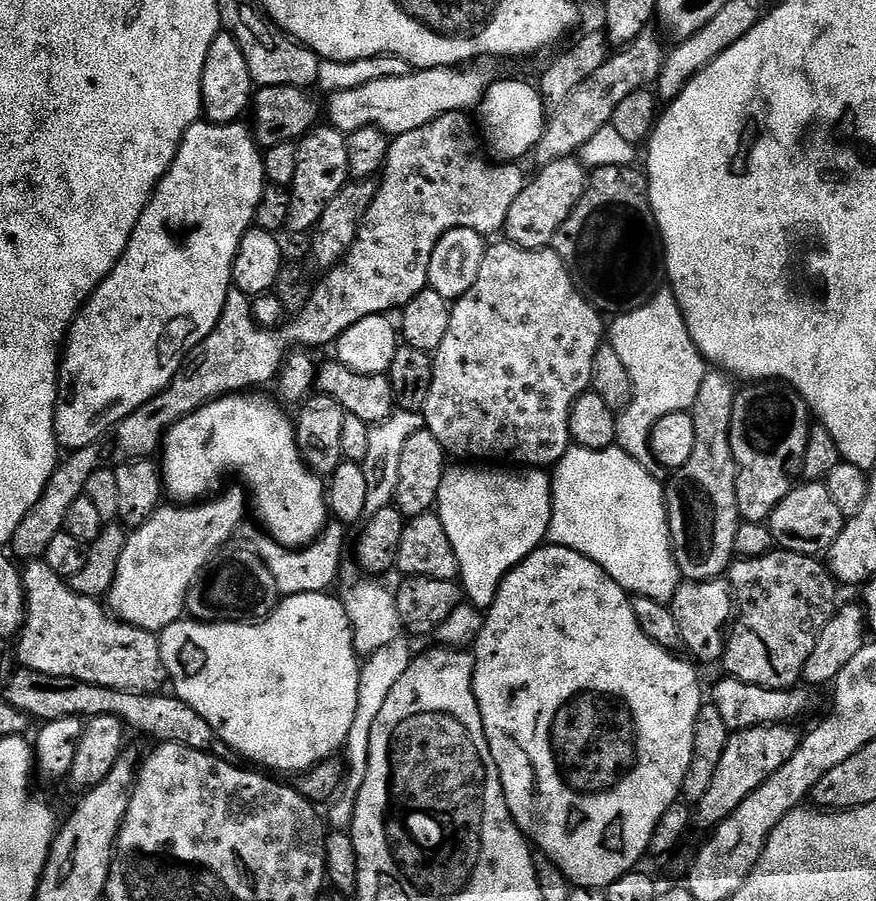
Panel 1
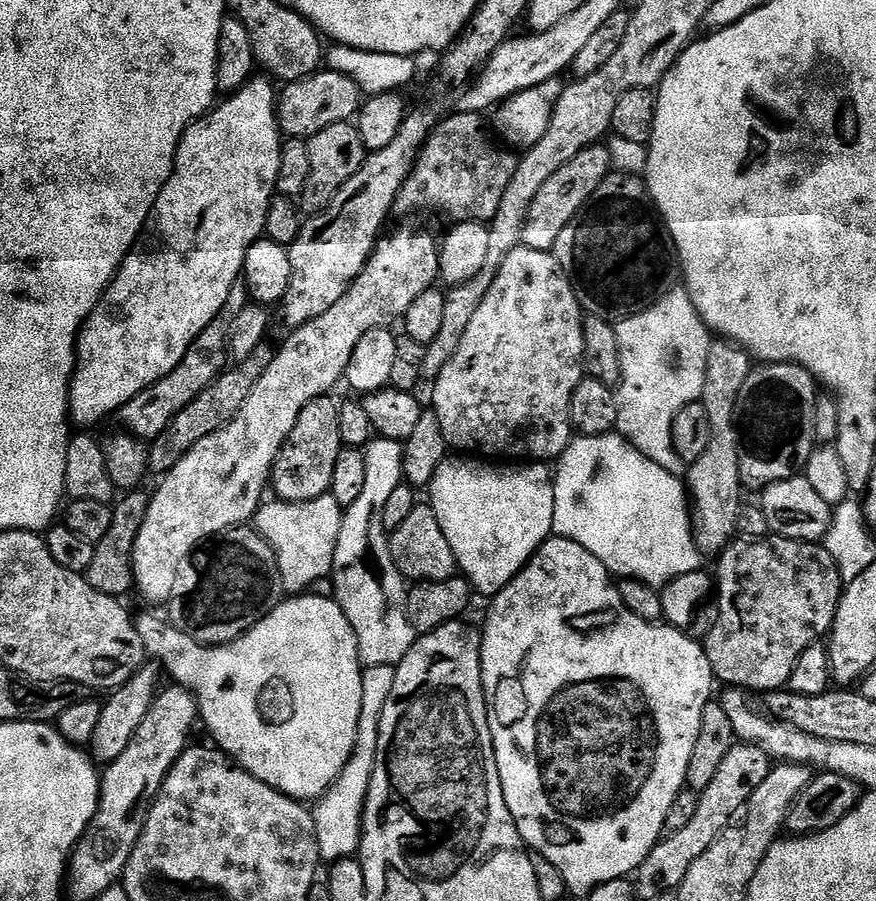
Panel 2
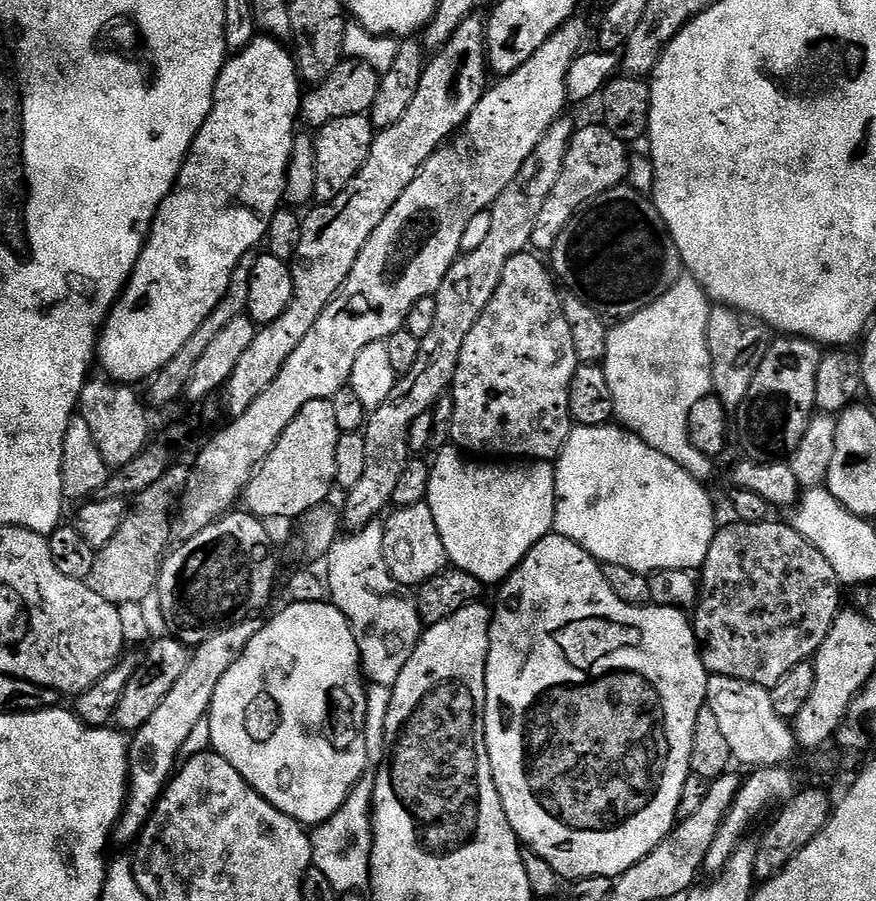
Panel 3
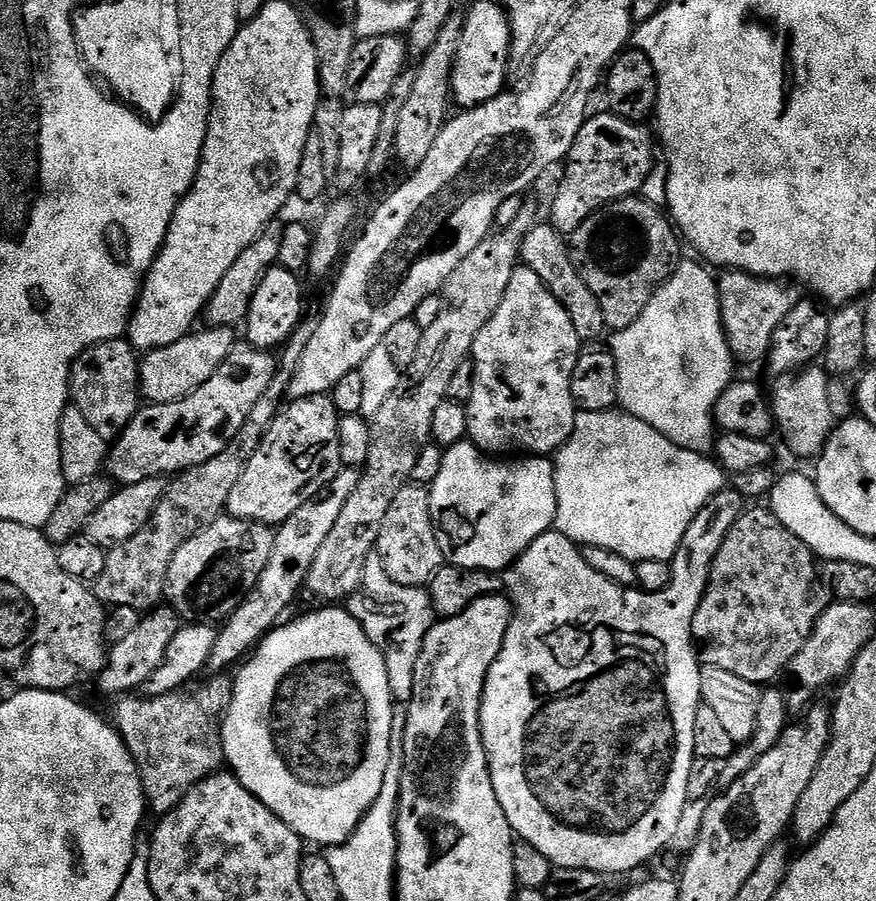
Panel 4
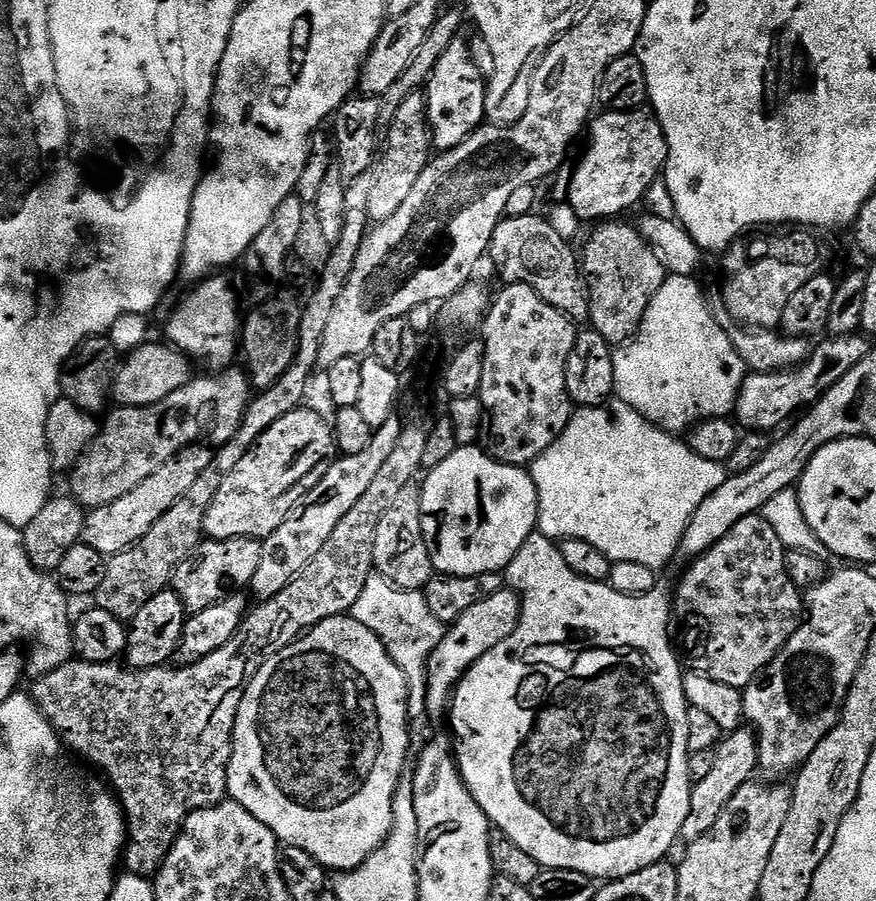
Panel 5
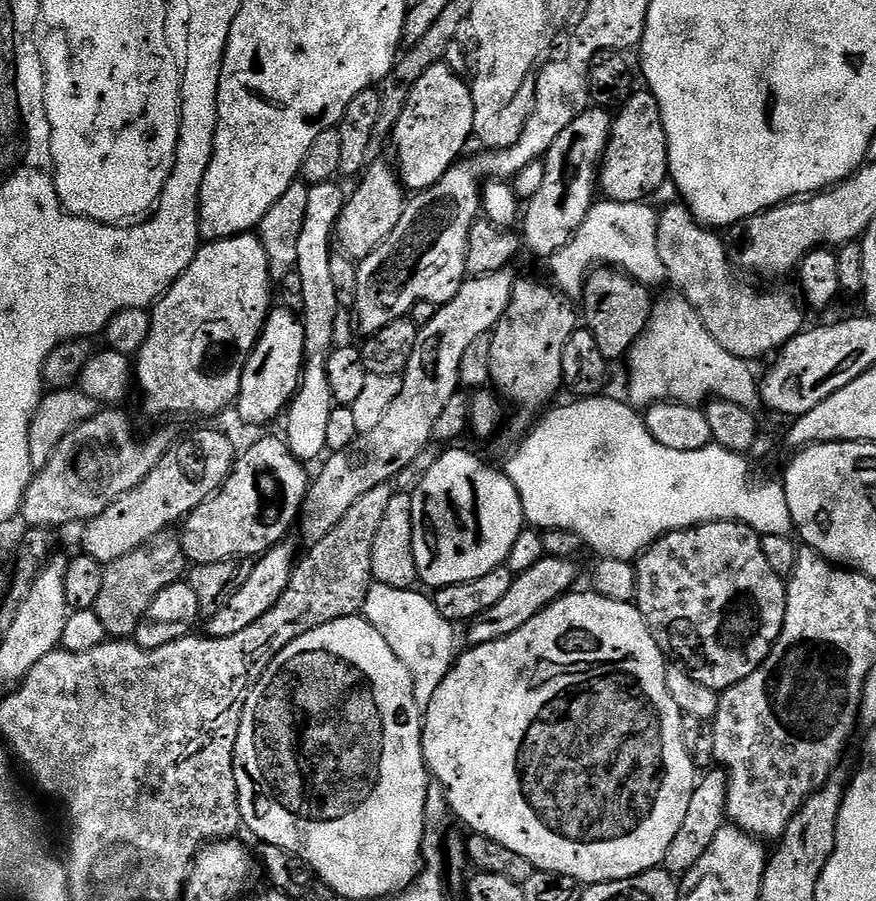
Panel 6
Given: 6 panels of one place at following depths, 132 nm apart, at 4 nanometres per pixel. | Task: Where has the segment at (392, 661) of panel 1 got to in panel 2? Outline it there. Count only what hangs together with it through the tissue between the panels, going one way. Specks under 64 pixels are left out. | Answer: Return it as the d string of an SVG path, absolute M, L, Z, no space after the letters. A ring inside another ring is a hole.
M390 665L374 666L363 669L362 678L362 714L358 718L356 745L338 778L328 791L315 801L312 808L314 830L318 834L318 850L321 861L335 862L355 857L360 850L360 833L364 831L364 803L370 790L374 774L374 762L378 750L378 726L386 698L394 690L396 669Z

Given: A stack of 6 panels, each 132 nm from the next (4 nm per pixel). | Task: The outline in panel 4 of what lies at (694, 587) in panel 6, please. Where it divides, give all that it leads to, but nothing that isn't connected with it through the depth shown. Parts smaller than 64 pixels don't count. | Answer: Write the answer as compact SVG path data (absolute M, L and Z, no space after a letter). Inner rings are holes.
M756 508L745 511L734 522L722 550L712 563L706 590L699 597L692 633L698 645L699 659L709 668L730 670L746 682L768 686L779 672L806 646L818 618L830 603L830 592L817 576L818 560L810 548L779 523L775 511Z

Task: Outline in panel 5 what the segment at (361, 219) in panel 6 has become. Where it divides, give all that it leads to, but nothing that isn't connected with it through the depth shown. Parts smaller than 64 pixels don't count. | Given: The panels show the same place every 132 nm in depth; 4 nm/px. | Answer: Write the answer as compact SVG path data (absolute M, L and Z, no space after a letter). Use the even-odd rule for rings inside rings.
M412 90L407 95L408 97L396 108L396 121L392 125L391 123L387 125L386 143L374 168L376 181L372 184L373 225L381 224L383 220L402 210L402 202L410 198L414 186L418 186L418 178L422 178L422 170L426 170L428 161L434 156L432 126L428 120L428 102L425 93Z

